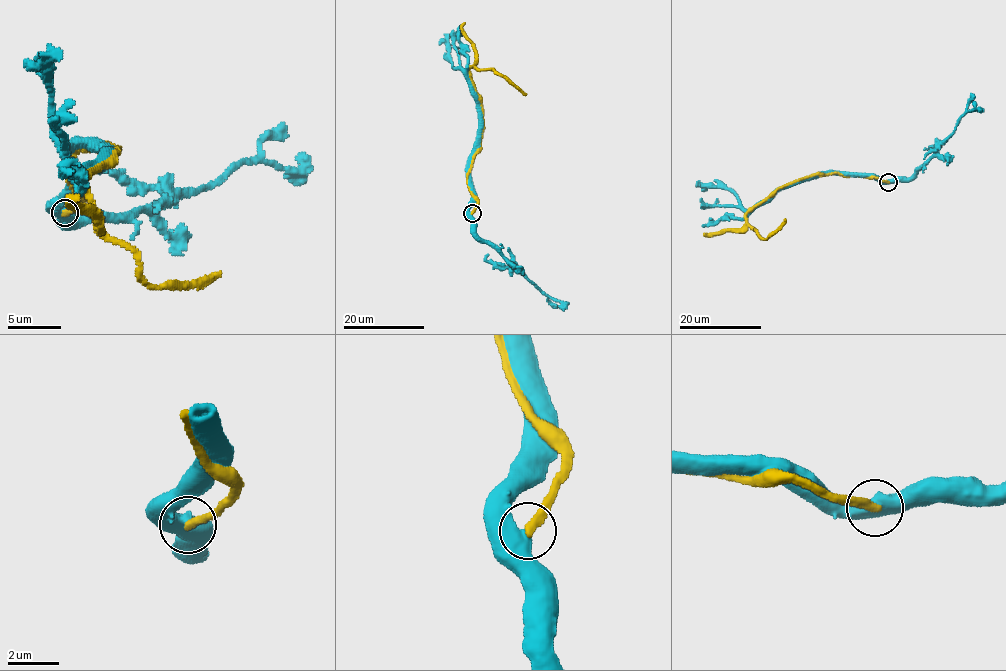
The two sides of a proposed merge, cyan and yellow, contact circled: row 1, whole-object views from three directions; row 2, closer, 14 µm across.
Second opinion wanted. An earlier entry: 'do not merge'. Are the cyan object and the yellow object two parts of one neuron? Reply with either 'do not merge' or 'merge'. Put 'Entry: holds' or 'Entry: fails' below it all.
do not merge
Entry: holds

